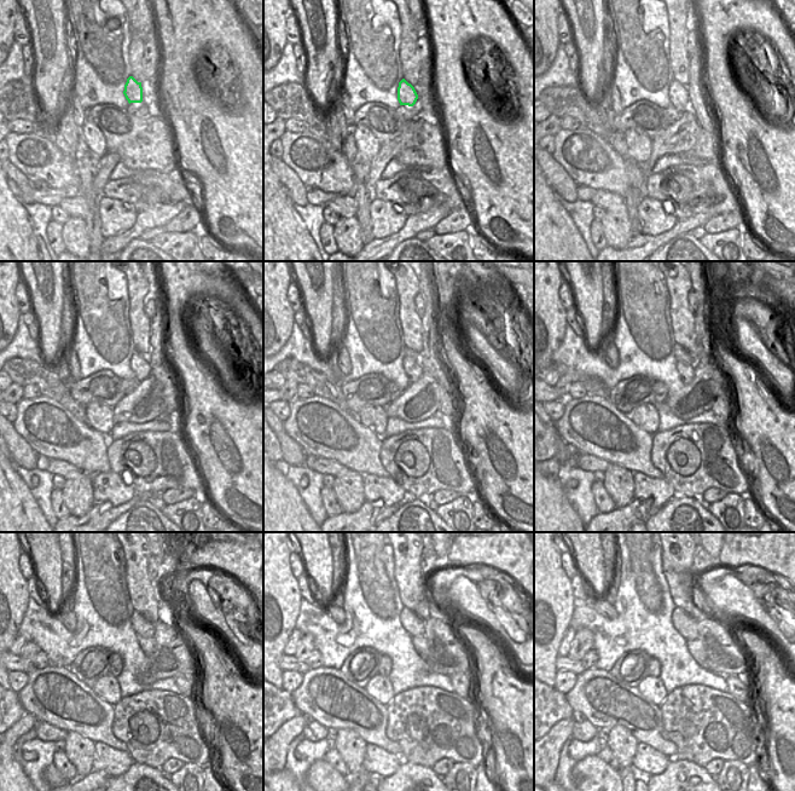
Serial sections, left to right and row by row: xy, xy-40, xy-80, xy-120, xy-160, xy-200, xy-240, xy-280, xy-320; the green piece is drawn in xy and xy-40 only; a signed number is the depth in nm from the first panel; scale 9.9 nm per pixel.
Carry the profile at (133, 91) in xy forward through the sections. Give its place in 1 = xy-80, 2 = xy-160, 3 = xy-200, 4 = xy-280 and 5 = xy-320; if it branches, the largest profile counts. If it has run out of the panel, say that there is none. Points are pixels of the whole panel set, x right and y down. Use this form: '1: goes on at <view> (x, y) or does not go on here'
1: goes on at xy-80 (678, 96)
2: goes on at xy-160 (413, 369)
3: goes on at xy-200 (686, 371)
4: goes on at xy-280 (421, 644)
5: goes on at xy-320 (696, 648)

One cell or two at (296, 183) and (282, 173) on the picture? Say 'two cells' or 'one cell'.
one cell

